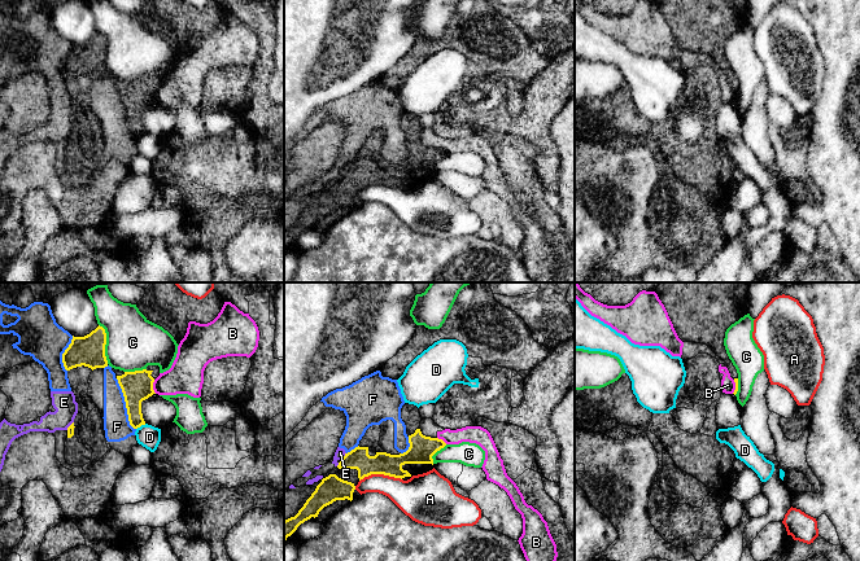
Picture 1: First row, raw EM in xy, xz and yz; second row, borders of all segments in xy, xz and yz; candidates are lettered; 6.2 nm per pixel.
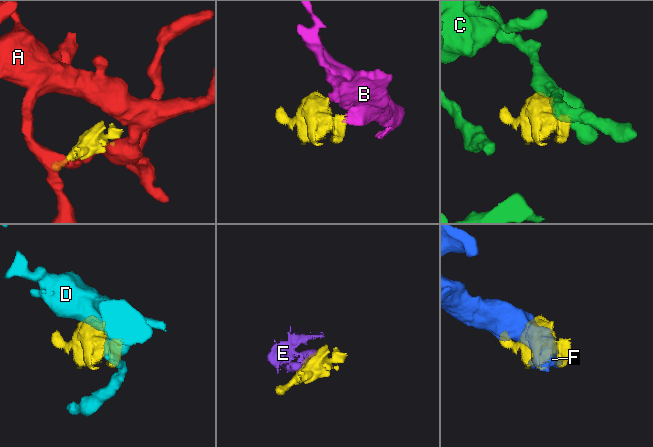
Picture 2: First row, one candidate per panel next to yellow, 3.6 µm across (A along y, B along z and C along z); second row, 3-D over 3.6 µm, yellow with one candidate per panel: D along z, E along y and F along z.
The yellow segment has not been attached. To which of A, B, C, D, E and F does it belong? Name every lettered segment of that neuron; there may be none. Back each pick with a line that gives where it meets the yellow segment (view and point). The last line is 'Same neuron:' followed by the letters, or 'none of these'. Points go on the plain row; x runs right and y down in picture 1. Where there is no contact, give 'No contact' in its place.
Same neuron: none of these

